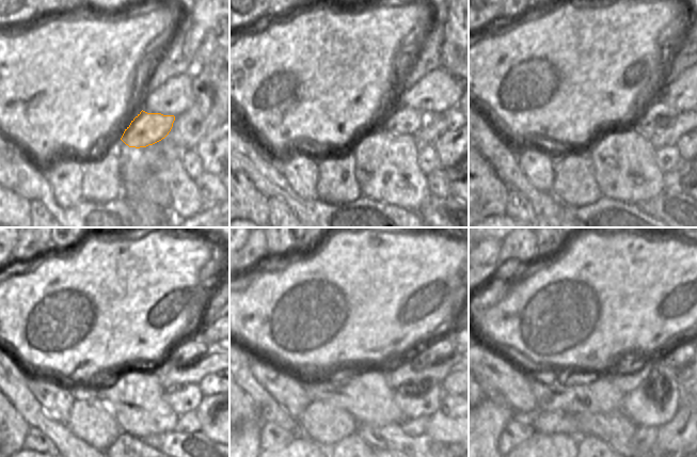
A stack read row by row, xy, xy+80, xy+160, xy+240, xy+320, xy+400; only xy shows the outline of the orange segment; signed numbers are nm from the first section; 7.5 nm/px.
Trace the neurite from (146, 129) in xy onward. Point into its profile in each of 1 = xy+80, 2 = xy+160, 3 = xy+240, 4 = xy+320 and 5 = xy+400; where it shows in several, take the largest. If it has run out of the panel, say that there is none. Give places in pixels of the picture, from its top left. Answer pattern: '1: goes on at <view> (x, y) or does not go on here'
1: goes on at xy+80 (404, 120)
2: goes on at xy+160 (658, 113)
3: goes on at xy+240 (186, 353)
4: goes on at xy+320 (441, 350)
5: goes on at xy+400 (684, 353)

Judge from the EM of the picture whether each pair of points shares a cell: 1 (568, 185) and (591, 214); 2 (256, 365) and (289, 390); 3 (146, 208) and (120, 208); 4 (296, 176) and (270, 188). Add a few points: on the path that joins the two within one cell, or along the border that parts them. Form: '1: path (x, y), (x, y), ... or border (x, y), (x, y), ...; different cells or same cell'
1: border (602, 197), (591, 204), (575, 208); different cells
2: path (265, 373), (281, 384); same cell
3: border (126, 202), (137, 216); different cells
4: border (275, 159), (287, 183), (304, 199); different cells

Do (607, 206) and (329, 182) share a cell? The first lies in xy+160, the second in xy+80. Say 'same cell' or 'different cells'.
different cells

